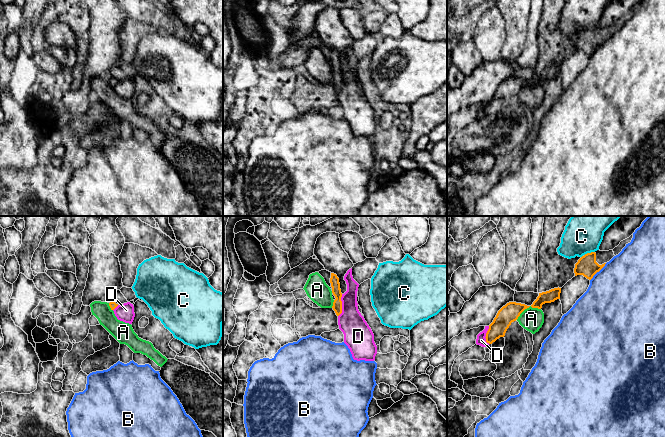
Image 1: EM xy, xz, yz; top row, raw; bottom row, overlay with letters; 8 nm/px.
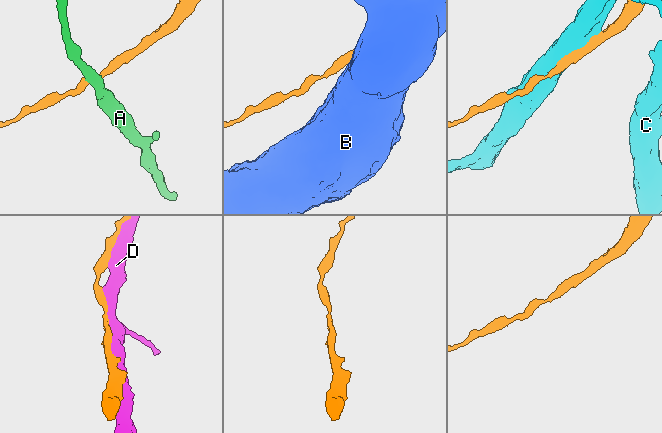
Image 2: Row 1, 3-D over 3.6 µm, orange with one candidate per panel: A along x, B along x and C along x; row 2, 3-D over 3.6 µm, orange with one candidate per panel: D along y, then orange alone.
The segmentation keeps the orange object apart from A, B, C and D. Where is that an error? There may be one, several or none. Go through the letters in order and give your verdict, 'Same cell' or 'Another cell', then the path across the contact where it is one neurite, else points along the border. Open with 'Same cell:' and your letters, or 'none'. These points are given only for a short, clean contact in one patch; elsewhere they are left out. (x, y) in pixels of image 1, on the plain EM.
Same cell: none
A: Another cell. Boundary: yz (540, 84), (529, 82), (516, 95)
B: Another cell
C: Another cell
D: Another cell

